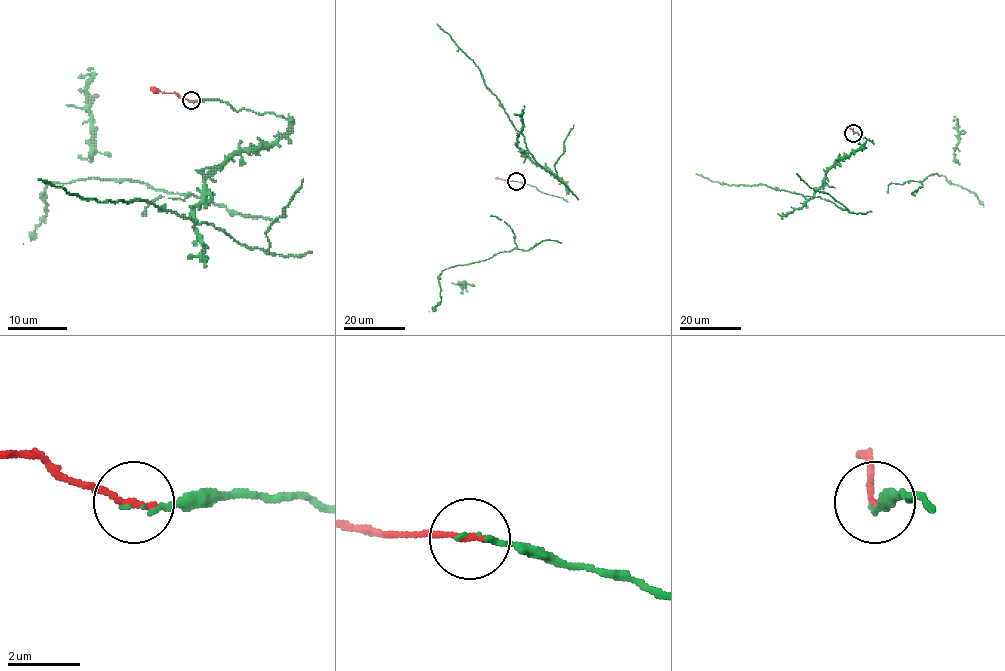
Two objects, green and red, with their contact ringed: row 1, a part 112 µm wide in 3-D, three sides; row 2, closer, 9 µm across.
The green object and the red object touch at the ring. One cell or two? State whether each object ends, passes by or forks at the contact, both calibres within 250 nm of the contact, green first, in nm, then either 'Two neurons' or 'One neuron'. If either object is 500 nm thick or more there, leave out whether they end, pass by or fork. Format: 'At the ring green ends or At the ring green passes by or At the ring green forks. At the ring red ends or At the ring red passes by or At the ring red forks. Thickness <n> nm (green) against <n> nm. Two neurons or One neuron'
At the ring green ends. At the ring red ends. Thickness 120 nm (green) against 200 nm. One neuron

